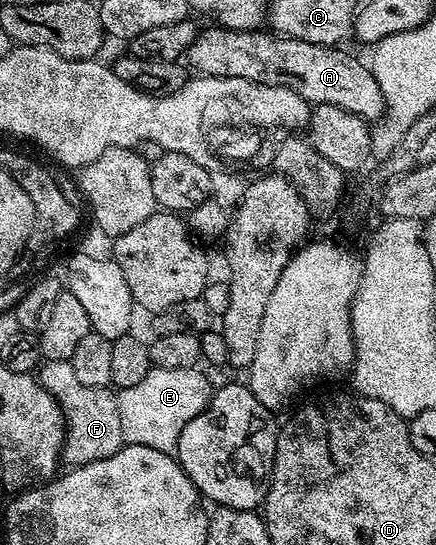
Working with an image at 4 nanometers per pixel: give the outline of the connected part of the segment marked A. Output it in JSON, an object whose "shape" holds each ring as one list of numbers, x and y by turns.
{"shape":[[212,26,205,32,200,31,187,47,186,63,201,76,228,76,229,78,245,78,249,82,268,84,269,86,286,86,301,98,305,98,308,104,328,104,329,106,341,106,341,110,349,110,353,114,362,116,368,122,375,122,384,114,384,102,381,88,377,84,370,67,363,64,355,56,350,56,339,46,326,44,314,44,298,40,292,36,281,36,270,30,256,30,247,32,234,32,220,26]]}

